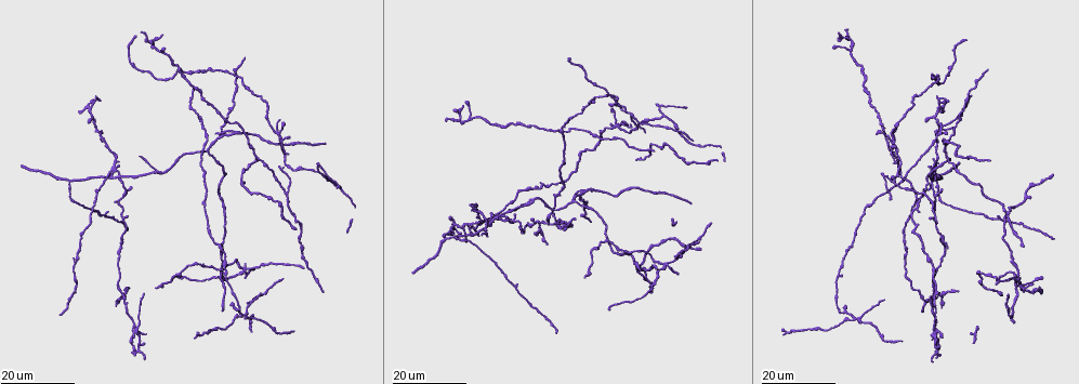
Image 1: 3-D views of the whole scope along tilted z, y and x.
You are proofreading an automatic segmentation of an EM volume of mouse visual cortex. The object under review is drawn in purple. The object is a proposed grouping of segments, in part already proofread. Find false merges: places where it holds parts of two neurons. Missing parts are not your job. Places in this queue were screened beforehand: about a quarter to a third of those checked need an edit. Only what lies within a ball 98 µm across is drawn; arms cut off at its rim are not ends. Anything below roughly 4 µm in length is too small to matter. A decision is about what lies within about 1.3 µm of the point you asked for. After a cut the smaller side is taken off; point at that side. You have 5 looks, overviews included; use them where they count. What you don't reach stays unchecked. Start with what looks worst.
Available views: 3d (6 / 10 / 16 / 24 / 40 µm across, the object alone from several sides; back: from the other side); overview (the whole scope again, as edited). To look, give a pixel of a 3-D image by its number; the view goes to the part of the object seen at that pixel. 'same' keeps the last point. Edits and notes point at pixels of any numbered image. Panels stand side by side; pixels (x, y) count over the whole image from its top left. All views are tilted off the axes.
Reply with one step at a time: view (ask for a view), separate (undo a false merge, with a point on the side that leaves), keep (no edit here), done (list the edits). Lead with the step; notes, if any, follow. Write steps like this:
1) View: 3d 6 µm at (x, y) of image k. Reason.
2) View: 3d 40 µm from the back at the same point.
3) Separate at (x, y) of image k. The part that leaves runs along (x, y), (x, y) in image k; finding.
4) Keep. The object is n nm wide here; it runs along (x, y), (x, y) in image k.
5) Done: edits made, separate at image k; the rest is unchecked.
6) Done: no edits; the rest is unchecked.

View: 3d 16 µm at (626, 110) of image 1. A fork.

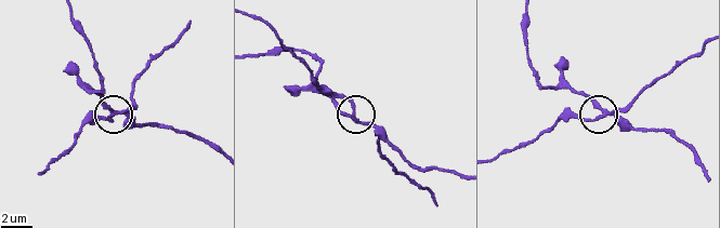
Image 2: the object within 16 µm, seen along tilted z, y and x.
View: 3d 6 µm at (600, 118) of image 2.

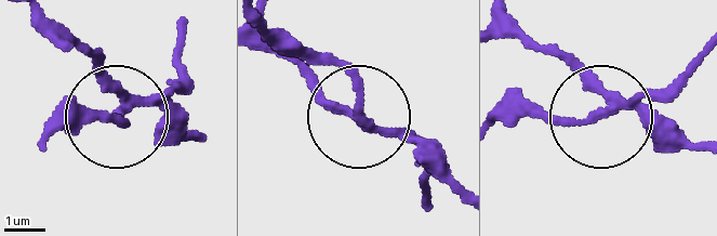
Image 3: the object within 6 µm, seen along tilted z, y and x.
Separate at (185, 82) of image 3. 3 arms meet here; the part that leaves runs along (381, 128), (347, 75), (280, 48), (259, 23) in image 3; a second neuron is stuck on.

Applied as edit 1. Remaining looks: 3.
View: overview.

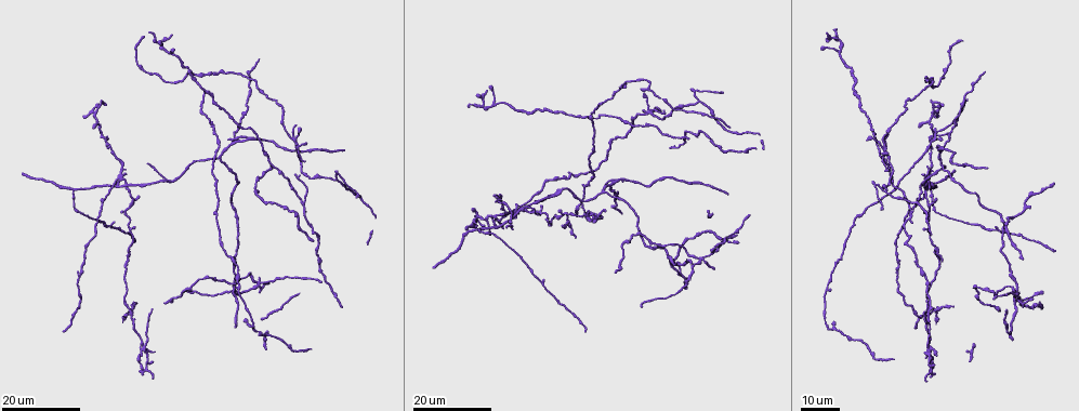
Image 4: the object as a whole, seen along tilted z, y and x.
View: 3d 24 µm at (233, 289) of image 4. Three-way junction.

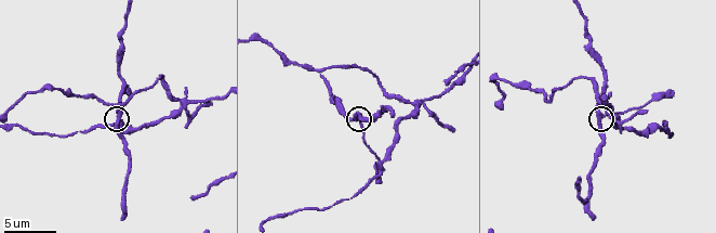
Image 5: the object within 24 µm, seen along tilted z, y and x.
View: 3d 6 µm at (602, 116) of image 5. Closer look.

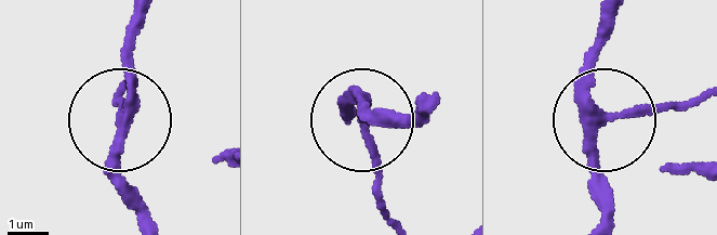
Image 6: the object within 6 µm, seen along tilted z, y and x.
Keep. The object is 250 nm wide here; it runs along (140, 20), (134, 103), (121, 133), (122, 185), (140, 217) in image 6; continuous, no second neuron.

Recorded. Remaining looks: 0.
Done: edits made, separate at image 3; the rest is unchecked.

